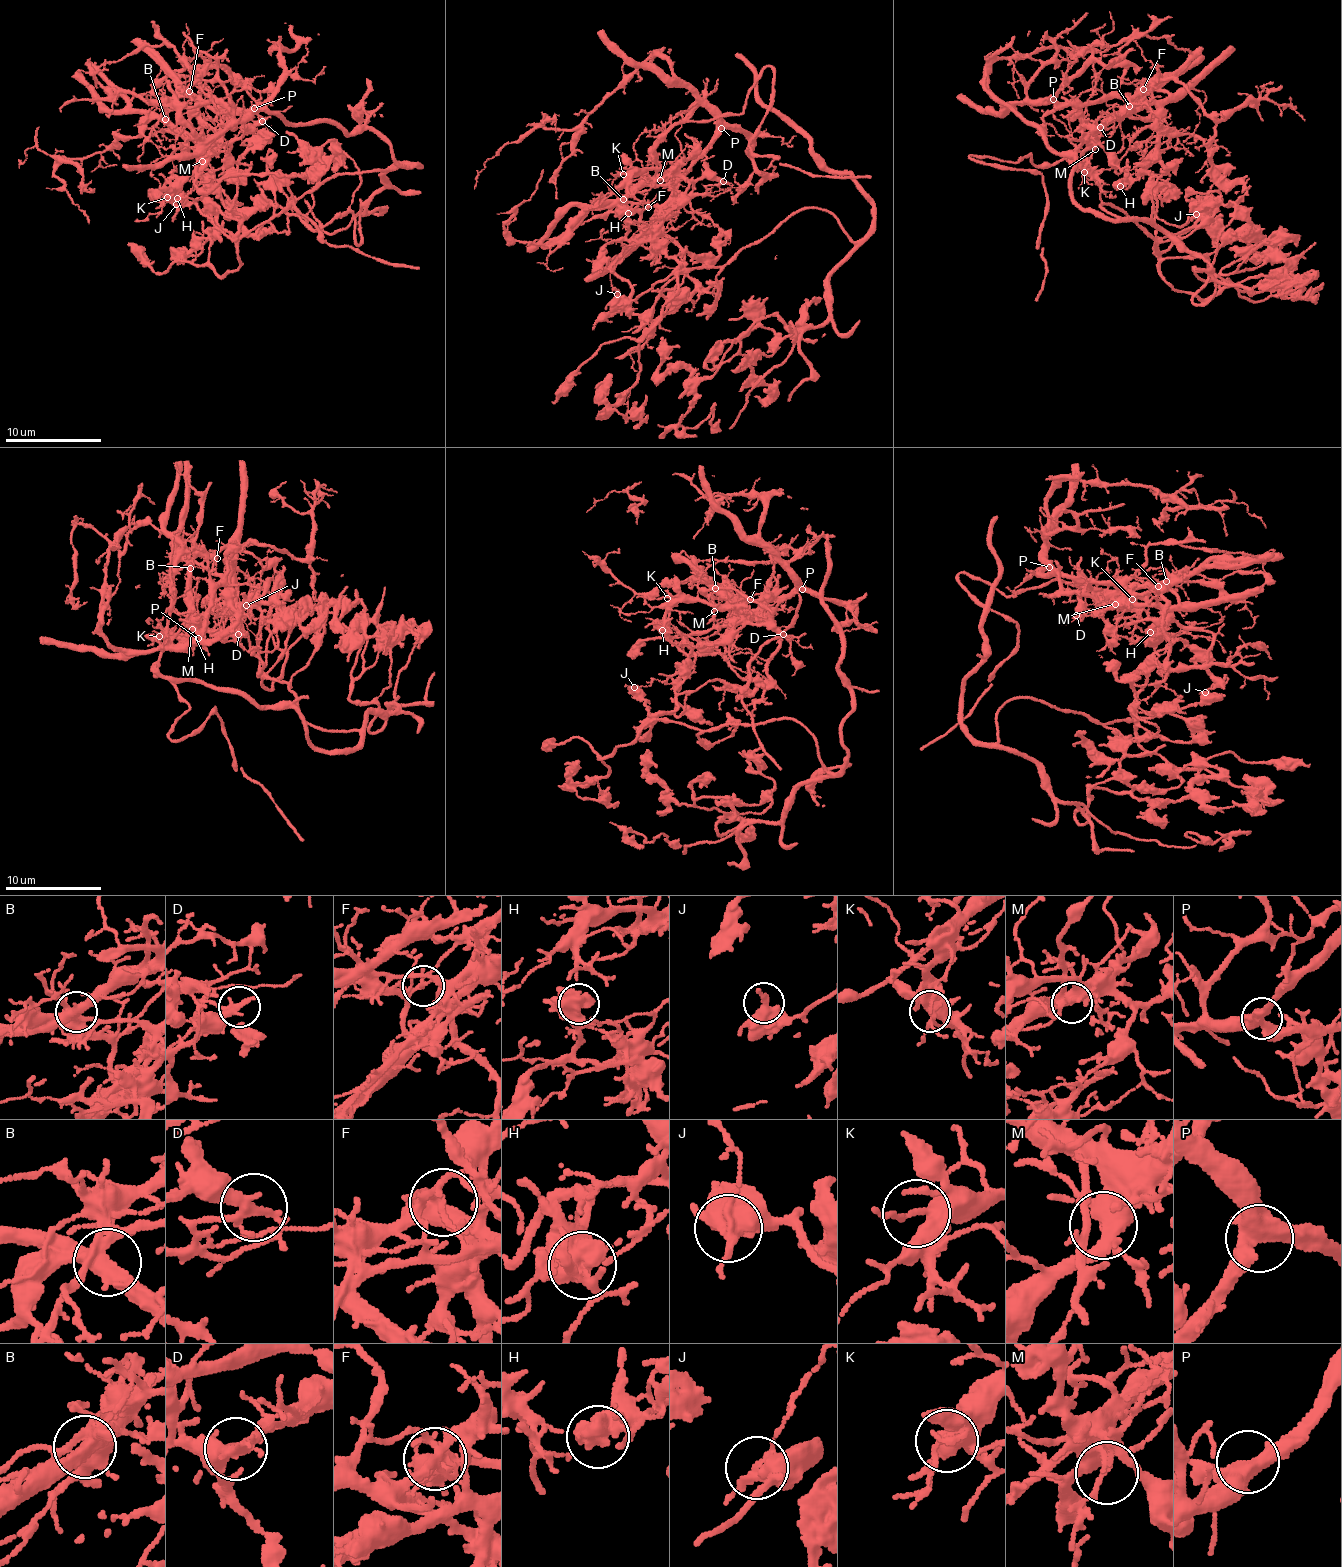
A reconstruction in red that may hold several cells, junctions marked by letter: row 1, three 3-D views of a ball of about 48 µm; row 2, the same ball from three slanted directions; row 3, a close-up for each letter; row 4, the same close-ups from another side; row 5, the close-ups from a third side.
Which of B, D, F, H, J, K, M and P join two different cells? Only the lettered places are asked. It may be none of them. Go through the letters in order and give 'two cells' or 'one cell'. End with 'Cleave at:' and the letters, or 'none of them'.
B: two cells
D: two cells
F: two cells
H: two cells
J: two cells
K: one cell
M: one cell
P: one cell
Cleave at: B, D, F, H, J

